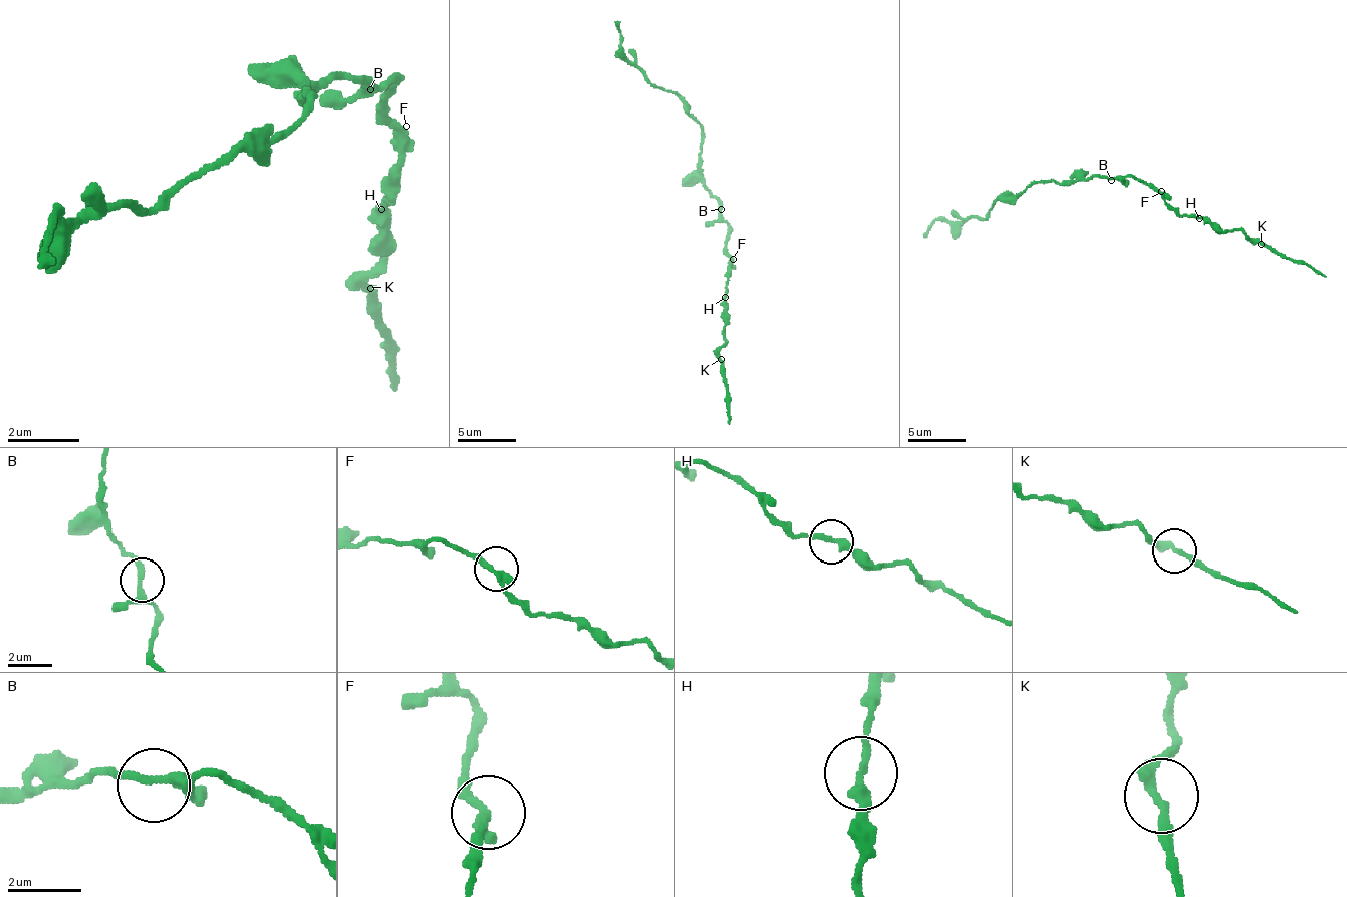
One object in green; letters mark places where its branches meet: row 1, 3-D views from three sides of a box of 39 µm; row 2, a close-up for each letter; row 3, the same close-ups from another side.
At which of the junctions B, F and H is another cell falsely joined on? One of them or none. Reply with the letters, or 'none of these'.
none of these

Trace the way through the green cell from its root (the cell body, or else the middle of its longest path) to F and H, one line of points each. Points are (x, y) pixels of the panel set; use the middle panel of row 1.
F: (718, 209), (718, 215), (727, 224), (727, 253), (733, 259)
H: (718, 209), (718, 215), (727, 224), (727, 256), (730, 259), (730, 276), (724, 297)

